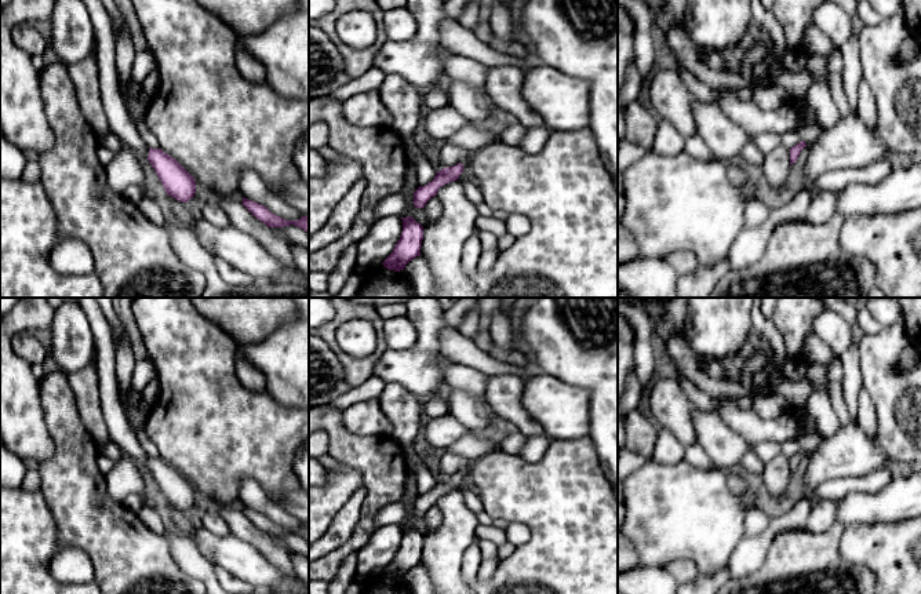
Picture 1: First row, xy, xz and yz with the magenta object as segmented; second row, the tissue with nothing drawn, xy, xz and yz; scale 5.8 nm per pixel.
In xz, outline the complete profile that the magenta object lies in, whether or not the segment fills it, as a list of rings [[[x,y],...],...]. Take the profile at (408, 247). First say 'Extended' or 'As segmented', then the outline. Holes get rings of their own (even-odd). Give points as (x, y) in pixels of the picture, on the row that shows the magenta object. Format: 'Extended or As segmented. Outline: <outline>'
As segmented. Outline: [[[412,216],[401,218],[403,232],[393,252],[382,263],[386,269],[400,272],[414,258],[421,255],[423,226]]]

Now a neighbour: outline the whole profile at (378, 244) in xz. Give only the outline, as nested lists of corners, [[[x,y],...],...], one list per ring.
[[[387,215],[376,219],[367,236],[357,244],[357,272],[363,276],[385,262],[403,232],[403,219]]]

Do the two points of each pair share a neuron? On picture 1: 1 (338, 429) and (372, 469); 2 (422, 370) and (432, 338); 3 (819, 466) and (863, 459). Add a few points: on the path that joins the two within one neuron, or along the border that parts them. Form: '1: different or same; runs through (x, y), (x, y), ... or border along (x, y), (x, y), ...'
1: same; runs through (342, 438), (363, 459)
2: same; runs through (426, 361), (428, 346)
3: same; runs through (830, 461), (852, 459)

